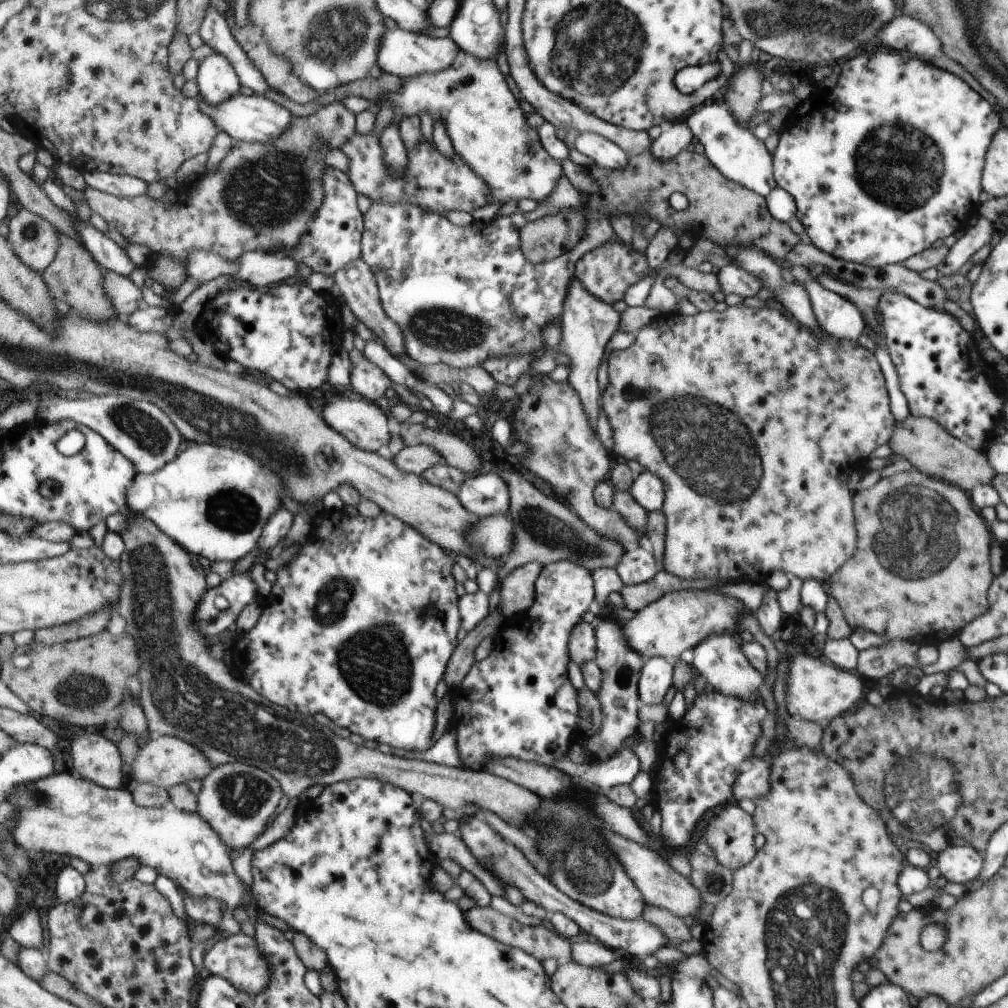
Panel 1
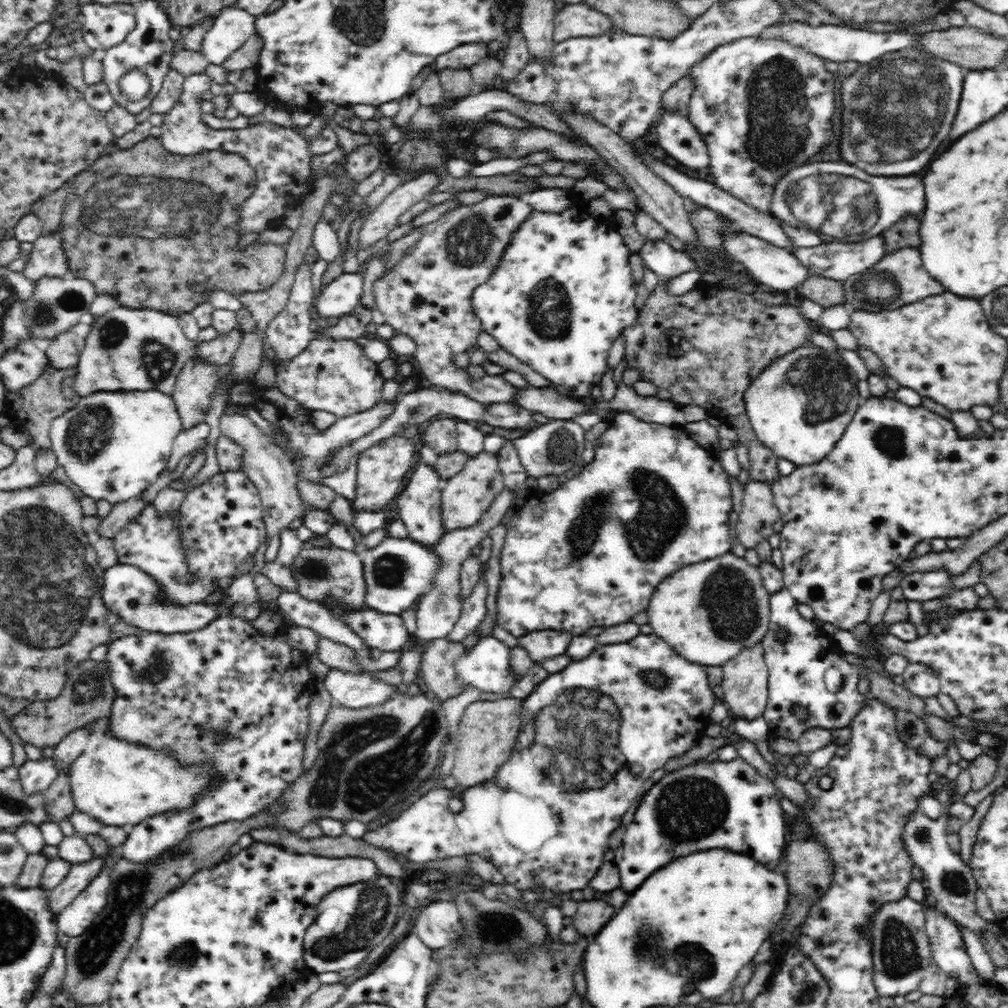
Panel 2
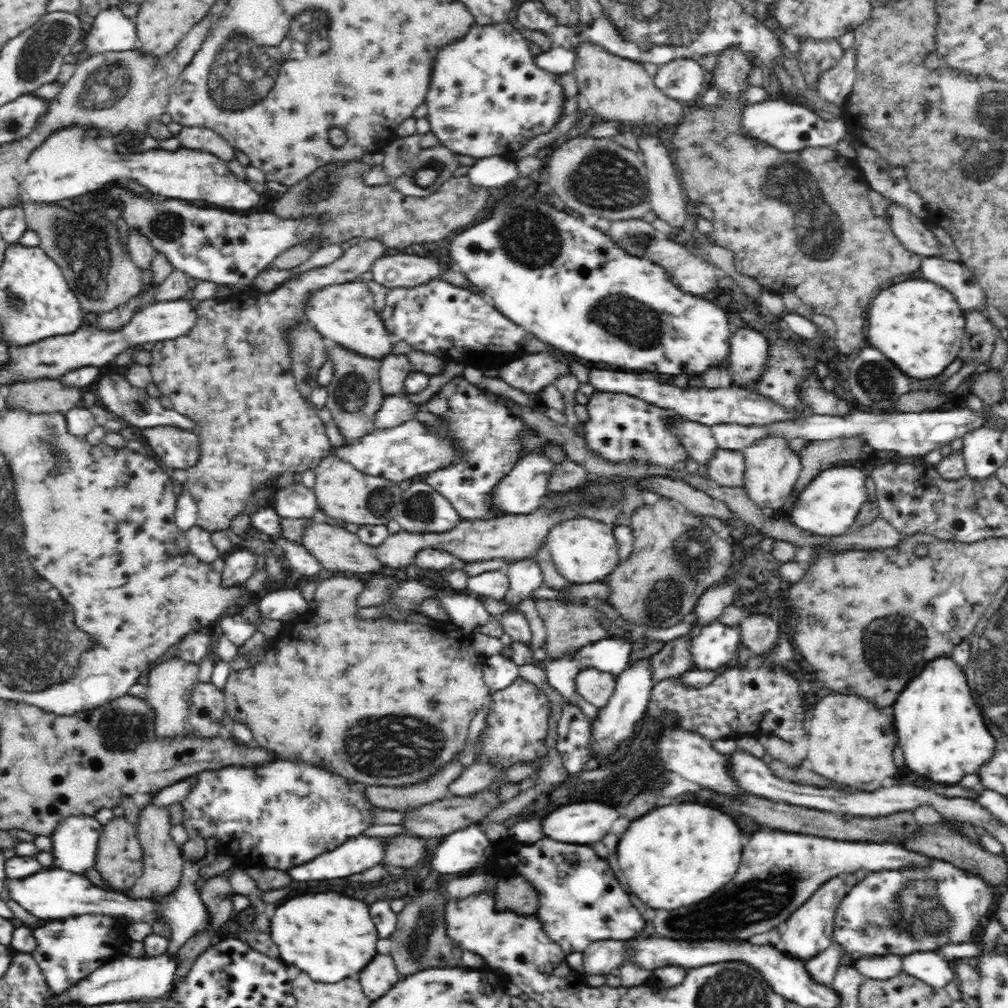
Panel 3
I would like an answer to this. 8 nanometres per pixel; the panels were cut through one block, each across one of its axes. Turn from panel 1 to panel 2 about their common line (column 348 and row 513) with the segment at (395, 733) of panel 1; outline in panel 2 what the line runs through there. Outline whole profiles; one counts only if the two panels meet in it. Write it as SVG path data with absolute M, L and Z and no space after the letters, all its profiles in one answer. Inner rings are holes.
M622 413L609 422L605 432L595 440L594 457L590 464L586 464L582 472L560 487L553 493L535 492L527 498L522 506L518 506L511 518L506 522L506 538L500 550L500 590L498 590L496 612L497 623L509 630L514 636L539 630L566 630L572 634L584 634L588 628L594 626L614 626L622 622L630 622L636 612L646 610L646 604L652 596L652 590L658 582L678 568L686 564L696 564L731 552L730 528L728 515L733 508L731 500L731 486L728 474L721 464L716 464L706 449L693 438L688 438L684 430L674 430L664 424L649 423L640 420L632 413Z

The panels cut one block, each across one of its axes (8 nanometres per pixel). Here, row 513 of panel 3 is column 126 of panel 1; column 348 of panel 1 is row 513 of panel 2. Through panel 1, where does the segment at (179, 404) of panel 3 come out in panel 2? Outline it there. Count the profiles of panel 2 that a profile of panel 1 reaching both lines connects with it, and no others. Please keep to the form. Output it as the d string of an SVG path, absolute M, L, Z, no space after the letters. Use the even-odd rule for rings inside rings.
M138 494L125 502L118 502L112 506L112 510L107 516L101 519L101 524L97 529L96 535L102 535L102 537L114 538L121 532L128 524L134 522L146 508L152 506L148 503L148 500L142 498L142 494Z

